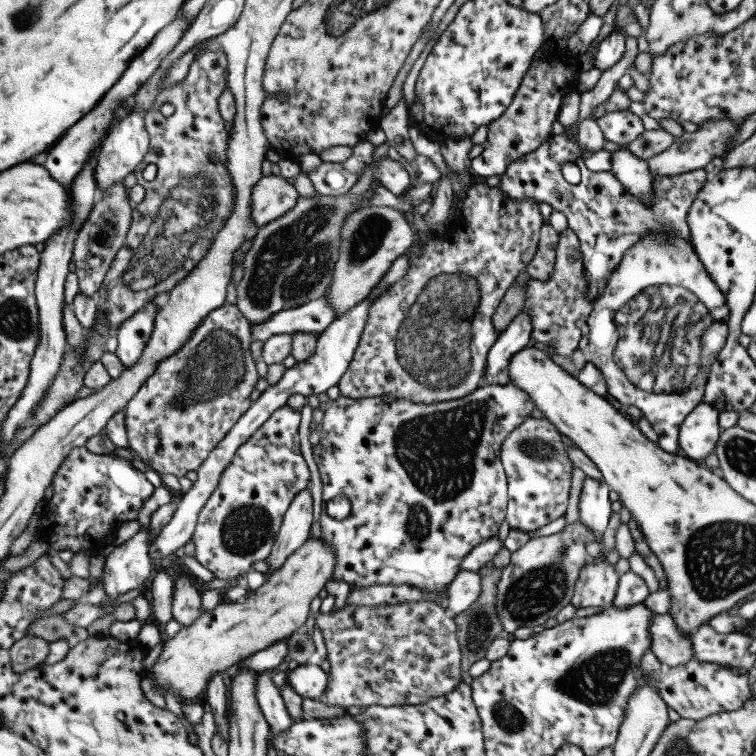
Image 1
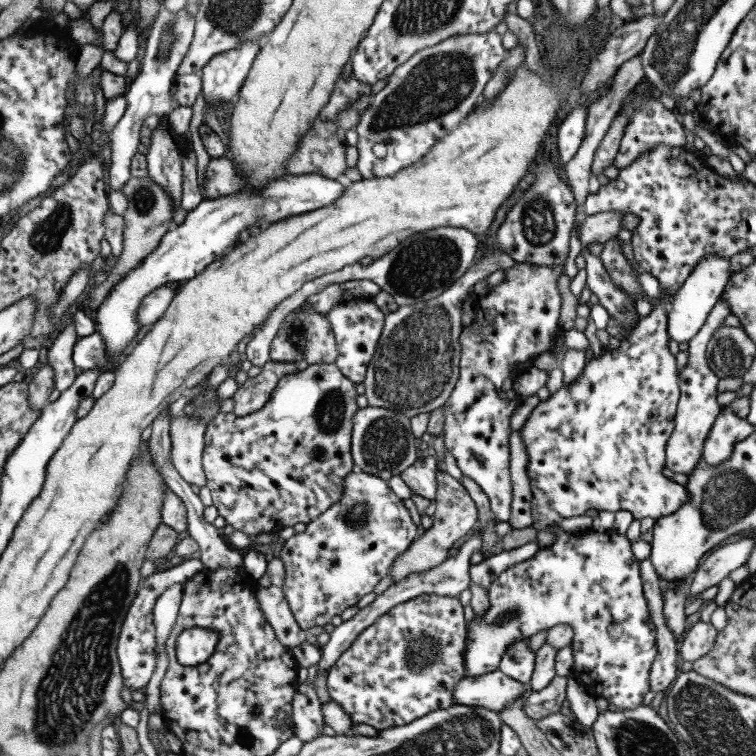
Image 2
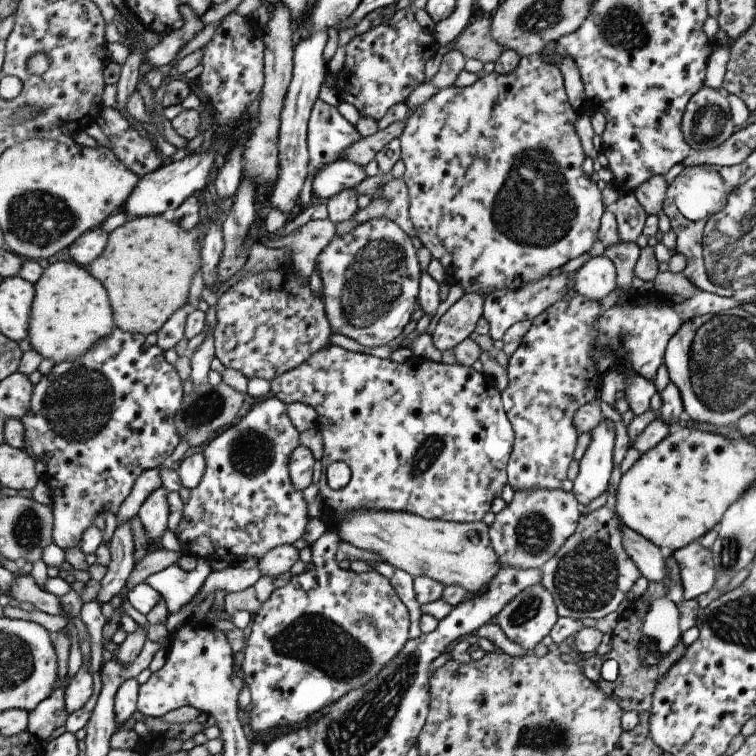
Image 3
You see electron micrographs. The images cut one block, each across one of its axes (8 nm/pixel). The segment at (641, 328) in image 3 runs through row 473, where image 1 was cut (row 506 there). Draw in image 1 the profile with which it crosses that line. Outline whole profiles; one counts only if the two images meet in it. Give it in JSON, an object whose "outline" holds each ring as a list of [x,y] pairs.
{"outline":[[[528,417],[508,433],[499,458],[507,476],[507,515],[509,528],[522,532],[538,530],[566,512],[572,478],[572,460],[568,458],[567,438],[546,417]]]}

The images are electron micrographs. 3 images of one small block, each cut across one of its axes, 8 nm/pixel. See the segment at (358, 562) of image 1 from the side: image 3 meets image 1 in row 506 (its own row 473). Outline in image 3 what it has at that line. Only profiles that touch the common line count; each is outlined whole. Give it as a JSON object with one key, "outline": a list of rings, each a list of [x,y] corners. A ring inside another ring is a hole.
{"outline":[[[328,345],[317,353],[311,354],[306,361],[301,362],[296,368],[287,370],[270,381],[271,391],[275,398],[282,400],[284,404],[293,403],[308,404],[312,406],[320,416],[318,429],[322,432],[324,441],[324,456],[322,477],[318,484],[320,494],[323,495],[323,506],[334,512],[335,525],[344,522],[352,510],[386,510],[392,512],[406,512],[416,514],[426,519],[439,519],[442,521],[454,521],[458,523],[482,522],[486,513],[491,512],[492,502],[502,494],[503,489],[508,485],[507,465],[513,450],[515,433],[512,424],[508,421],[501,400],[501,392],[498,390],[492,378],[478,372],[472,367],[455,363],[449,365],[442,361],[431,361],[421,357],[411,356],[404,363],[398,363],[391,359],[383,360],[363,352],[350,351],[337,345]],[[343,461],[350,471],[352,478],[344,488],[332,490],[328,486],[326,472],[328,466],[333,462]]]}

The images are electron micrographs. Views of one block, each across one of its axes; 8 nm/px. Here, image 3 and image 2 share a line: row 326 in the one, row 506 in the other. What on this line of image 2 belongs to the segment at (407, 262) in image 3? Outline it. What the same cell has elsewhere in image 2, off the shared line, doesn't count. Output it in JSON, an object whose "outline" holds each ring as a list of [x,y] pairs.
{"outline":[[[353,470],[344,479],[342,499],[311,520],[303,532],[285,540],[279,558],[284,566],[284,584],[281,587],[290,610],[302,630],[330,623],[331,618],[340,615],[346,608],[370,594],[374,586],[388,576],[393,562],[414,540],[417,528],[408,508],[388,487],[388,481],[367,472]]]}

